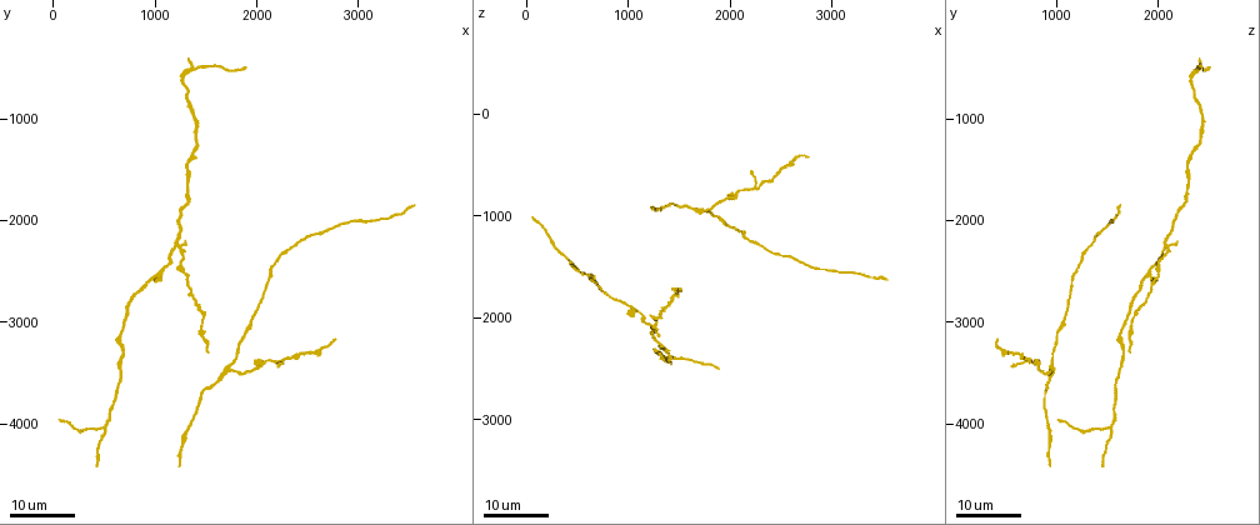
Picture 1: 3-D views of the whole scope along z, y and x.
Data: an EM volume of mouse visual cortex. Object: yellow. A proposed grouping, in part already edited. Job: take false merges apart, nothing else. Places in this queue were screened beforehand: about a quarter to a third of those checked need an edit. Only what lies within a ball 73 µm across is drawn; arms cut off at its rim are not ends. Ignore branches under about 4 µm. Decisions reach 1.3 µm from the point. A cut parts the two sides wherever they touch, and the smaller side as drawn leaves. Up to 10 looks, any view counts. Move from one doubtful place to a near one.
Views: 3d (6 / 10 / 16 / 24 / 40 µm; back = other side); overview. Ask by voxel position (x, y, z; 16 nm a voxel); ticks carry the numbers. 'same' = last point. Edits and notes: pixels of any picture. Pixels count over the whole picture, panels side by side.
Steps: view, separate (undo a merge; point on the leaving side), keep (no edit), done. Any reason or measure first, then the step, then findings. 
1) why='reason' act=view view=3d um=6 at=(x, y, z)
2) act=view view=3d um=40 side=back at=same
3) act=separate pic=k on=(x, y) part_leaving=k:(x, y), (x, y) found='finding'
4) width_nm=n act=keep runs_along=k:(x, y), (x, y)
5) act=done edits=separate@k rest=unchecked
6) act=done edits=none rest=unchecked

why='thin arm on a thick one' act=view view=3d um=16 at=(1740, 3440, 940)

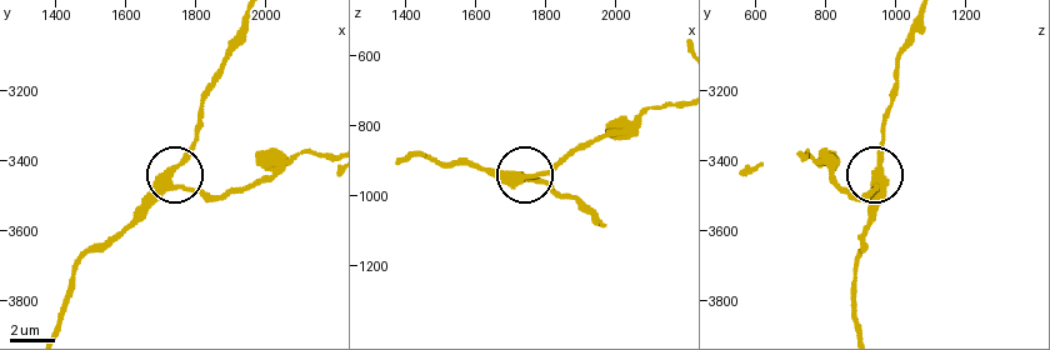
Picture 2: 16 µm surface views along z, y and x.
act=view view=3d um=6 at=(1720, 3450, 950)

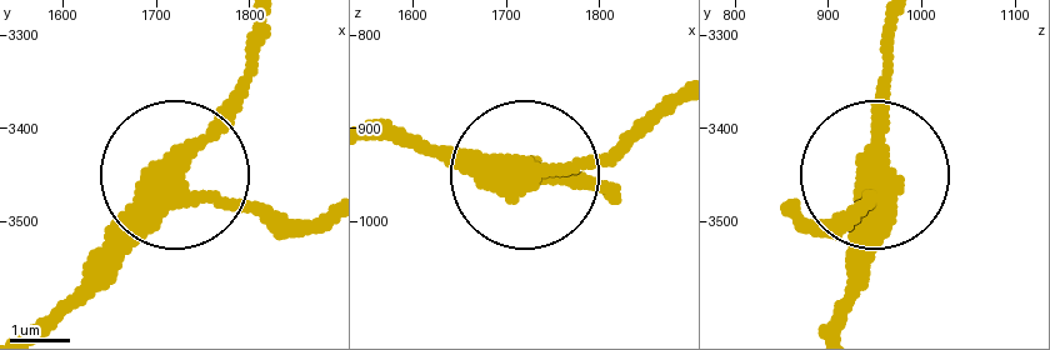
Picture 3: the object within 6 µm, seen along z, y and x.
side_arm_um=22 arms=3 act=keep found='one cell here'

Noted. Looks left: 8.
why='calibre changes' act=view view=3d um=24 at=(2080, 3400, 780)

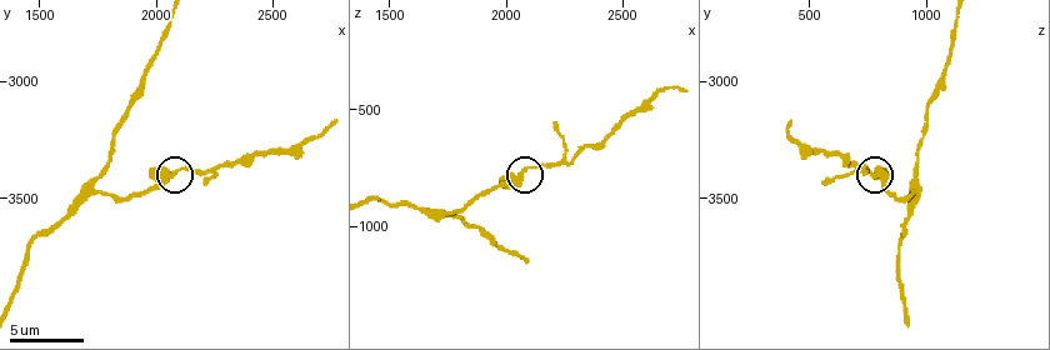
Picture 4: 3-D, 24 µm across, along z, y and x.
why='zoom in' act=view view=3d um=10 at=(2060, 3410, 790)

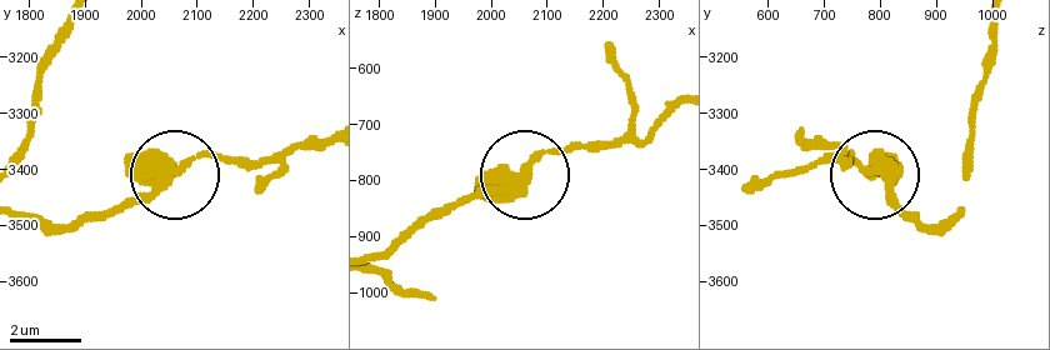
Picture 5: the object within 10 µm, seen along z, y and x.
act=keep found='one cell here'

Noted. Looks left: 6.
why='three-way junction' act=view view=3d um=24 at=(1200, 2280, 2060)

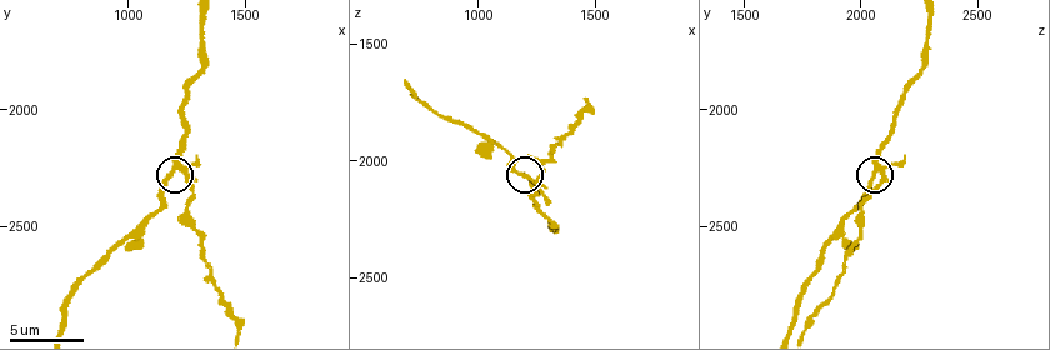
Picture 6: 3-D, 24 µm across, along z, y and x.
why='closer look' act=view view=3d um=6 at=(1190, 2260, 2060)

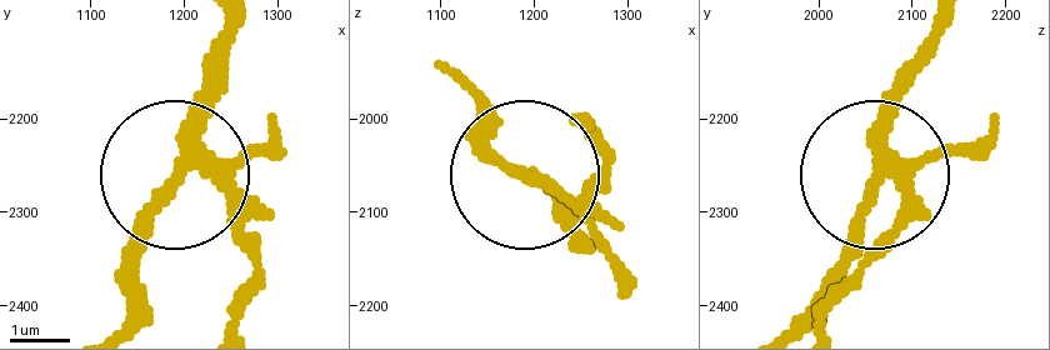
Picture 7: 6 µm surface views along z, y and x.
width_nm=200 act=separate pic=7 on=(249, 211) part_leaving=7:(185, 154), (255, 268), (230, 328) found='a second cell is stuck on'

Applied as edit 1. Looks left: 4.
why='arms part here' act=view view=3d um=6 at=(1020, 2520, 1900)

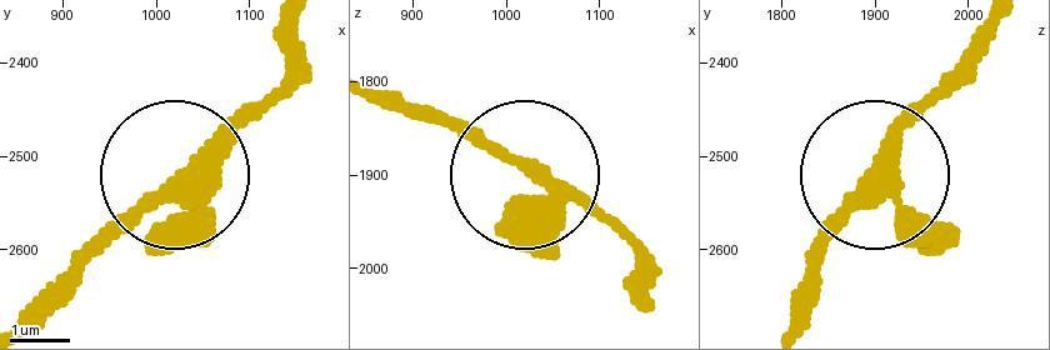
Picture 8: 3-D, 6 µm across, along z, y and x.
arms=3 act=keep found='one cell here'

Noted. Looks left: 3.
why='three-way junction' act=view view=3d um=24 at=(520, 4040, 1520)

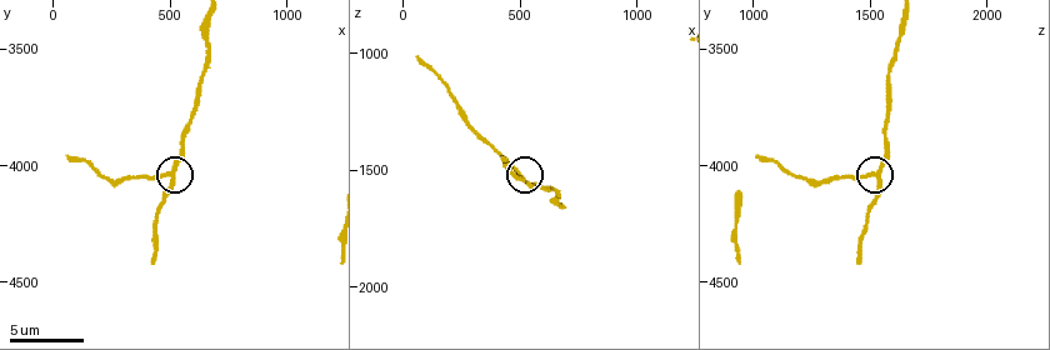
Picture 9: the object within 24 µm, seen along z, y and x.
act=view view=3d um=6 at=(480, 4030, 1500)

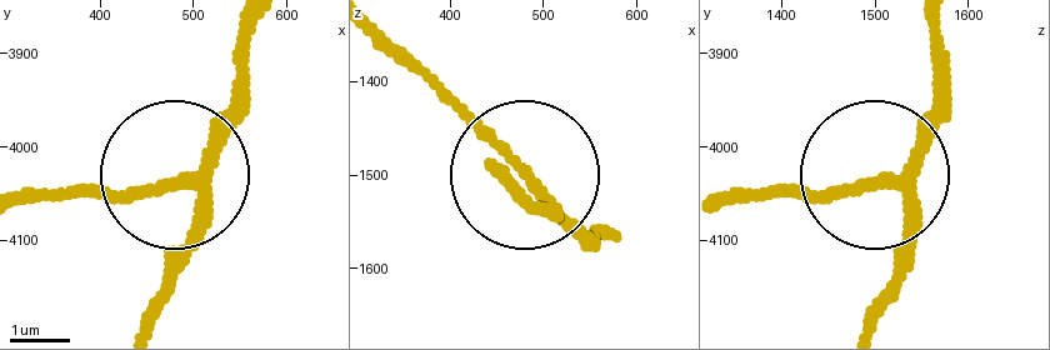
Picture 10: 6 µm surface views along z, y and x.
act=view view=3d um=6 side=back at=(490, 4040, 1510)

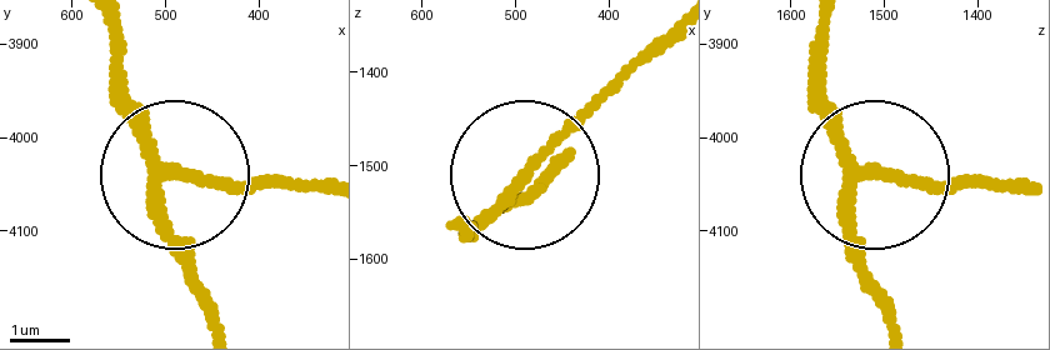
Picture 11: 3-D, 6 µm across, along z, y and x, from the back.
width_nm=190 act=separate pic=11 on=(223, 179) part_leaving=11:(168, 175), (316, 189) found='a second cell is stuck on'

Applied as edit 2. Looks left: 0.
act=done edits=separate@7,separate@11 rest=unchecked

